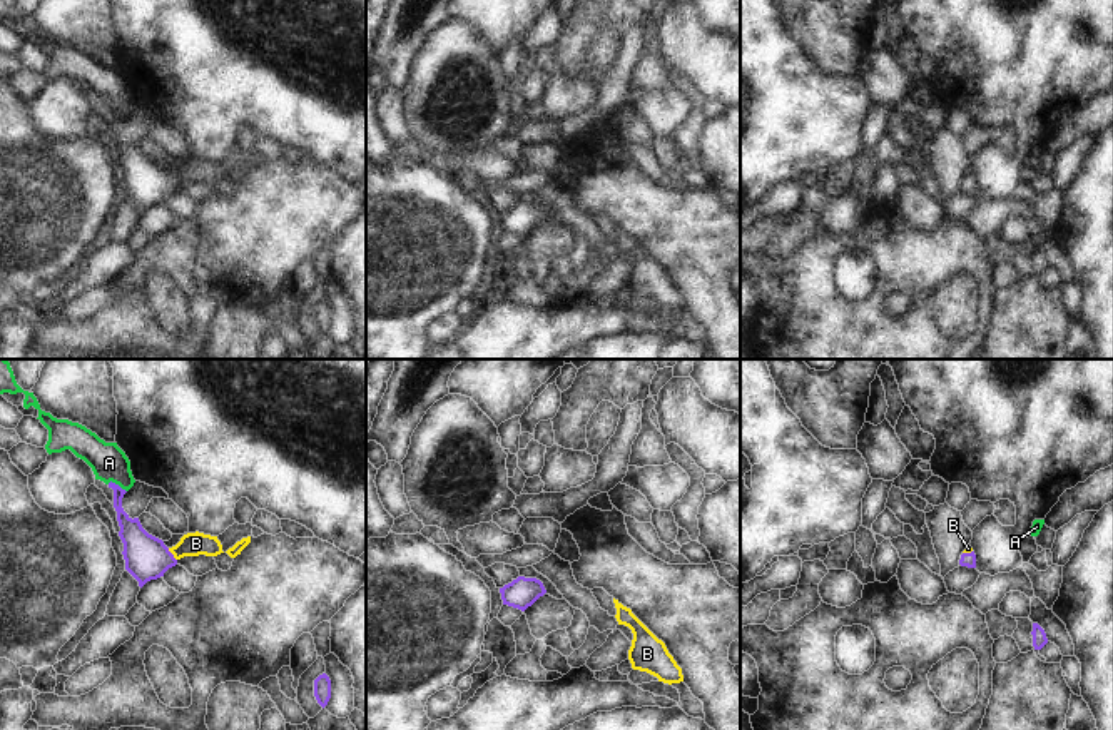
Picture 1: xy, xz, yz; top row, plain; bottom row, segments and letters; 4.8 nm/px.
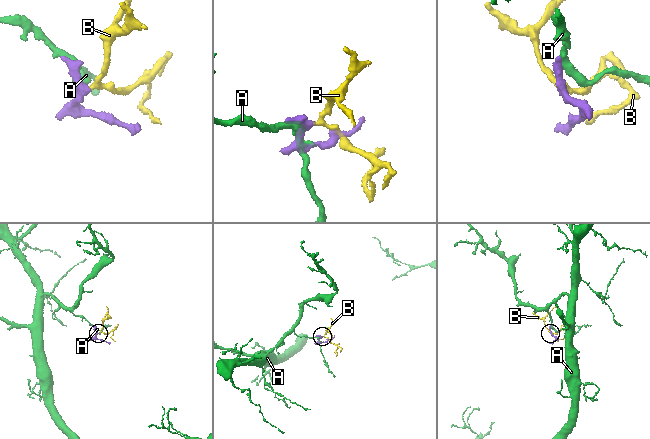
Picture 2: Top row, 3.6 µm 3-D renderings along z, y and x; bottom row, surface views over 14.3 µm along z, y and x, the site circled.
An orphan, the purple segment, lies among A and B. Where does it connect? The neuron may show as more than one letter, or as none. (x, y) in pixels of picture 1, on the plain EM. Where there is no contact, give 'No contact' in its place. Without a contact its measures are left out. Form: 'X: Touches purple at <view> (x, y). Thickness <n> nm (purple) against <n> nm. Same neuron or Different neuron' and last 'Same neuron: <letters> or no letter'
A: Touches purple at xy (117, 111). Thickness 120 nm (purple) against 180 nm. Different neuron
B: Touches purple at xy (172, 181). Thickness 220 nm (purple) against 110 nm. Same neuron
Same neuron: B

